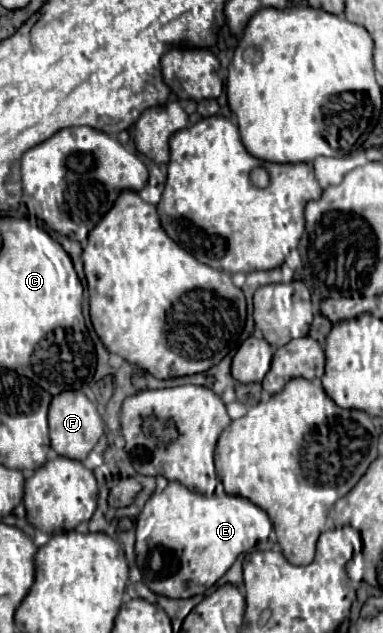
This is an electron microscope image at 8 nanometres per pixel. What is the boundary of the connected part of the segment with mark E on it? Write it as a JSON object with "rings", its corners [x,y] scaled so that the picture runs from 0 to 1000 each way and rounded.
{"rings":[[[569,755],[554,782],[491,776],[465,760],[439,763],[423,779],[402,779],[381,791],[352,823],[350,837],[355,889],[376,924],[407,940],[465,946],[507,937],[538,937],[538,930],[548,930],[590,905],[590,896],[606,893],[627,874],[648,874],[663,864],[700,869],[710,826],[695,807],[674,798],[637,785],[595,782]]]}

